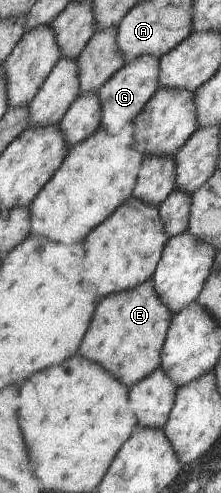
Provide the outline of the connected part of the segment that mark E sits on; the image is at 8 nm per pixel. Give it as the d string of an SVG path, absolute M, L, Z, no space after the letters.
M151 280L134 289L108 295L97 302L98 319L94 319L94 327L90 327L90 335L86 335L80 355L102 363L102 367L114 379L132 388L161 366L162 347L168 338L174 313L162 303Z

